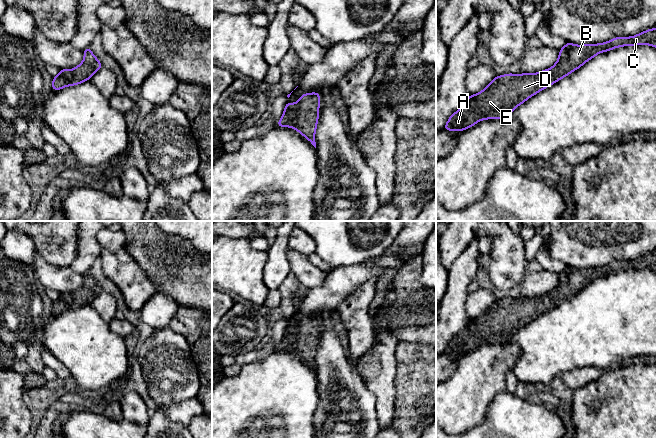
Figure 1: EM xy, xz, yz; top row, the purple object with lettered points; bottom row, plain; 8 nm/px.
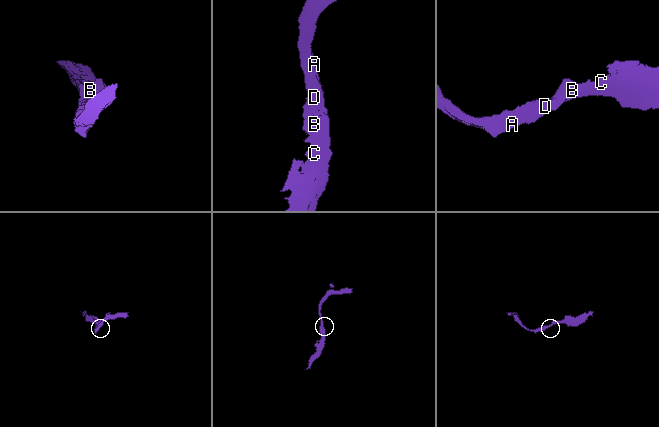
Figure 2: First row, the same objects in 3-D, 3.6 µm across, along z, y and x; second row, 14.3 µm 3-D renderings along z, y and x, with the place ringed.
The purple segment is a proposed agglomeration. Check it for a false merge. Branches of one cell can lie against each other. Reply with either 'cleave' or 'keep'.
keep

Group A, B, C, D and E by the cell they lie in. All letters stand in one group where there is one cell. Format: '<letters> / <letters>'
A B C D E

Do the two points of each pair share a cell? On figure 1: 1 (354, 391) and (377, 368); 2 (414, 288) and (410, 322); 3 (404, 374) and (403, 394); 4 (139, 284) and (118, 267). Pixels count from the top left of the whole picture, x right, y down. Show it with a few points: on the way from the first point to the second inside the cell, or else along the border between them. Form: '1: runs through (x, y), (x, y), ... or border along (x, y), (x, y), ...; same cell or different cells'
1: border along (355, 365), (356, 371), (374, 395), (376, 402); different cells
2: runs through (414, 296), (414, 314); same cell
3: runs through (404, 379), (404, 389); same cell
4: runs through (134, 282), (123, 271); same cell

